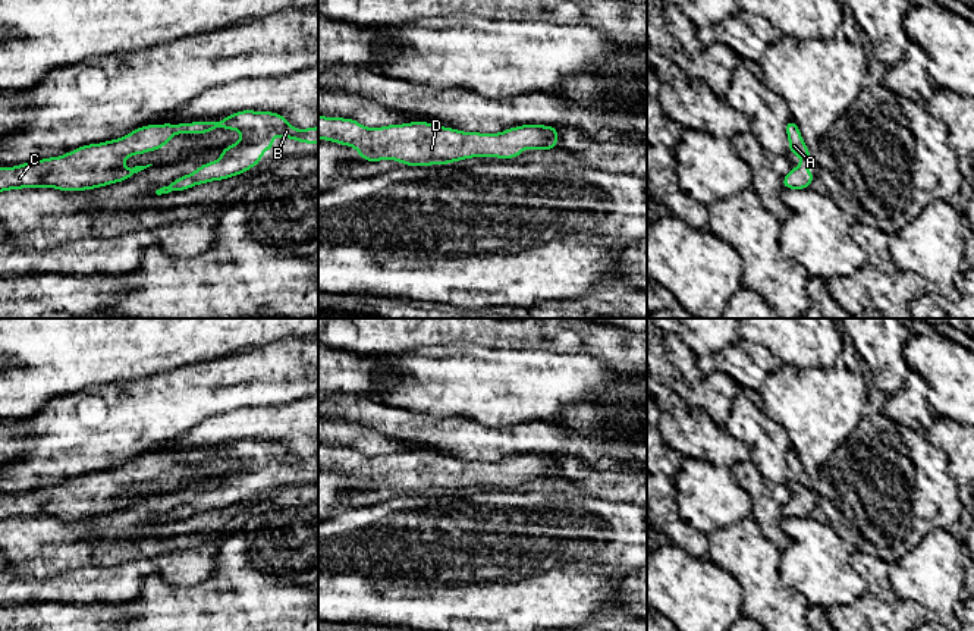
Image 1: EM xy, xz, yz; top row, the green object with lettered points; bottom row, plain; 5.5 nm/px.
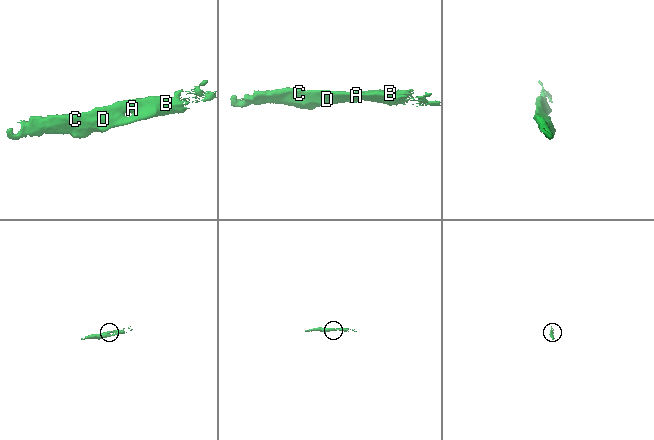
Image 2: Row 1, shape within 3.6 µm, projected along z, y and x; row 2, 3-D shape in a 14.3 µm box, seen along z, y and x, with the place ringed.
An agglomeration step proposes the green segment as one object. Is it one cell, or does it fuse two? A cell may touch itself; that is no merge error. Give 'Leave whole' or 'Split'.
Leave whole

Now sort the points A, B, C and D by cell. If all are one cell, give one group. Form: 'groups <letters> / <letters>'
groups A B C D

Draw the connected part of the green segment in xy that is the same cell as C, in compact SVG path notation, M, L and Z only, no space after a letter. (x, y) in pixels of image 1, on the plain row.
M242 439L219 451L141 455L123 467L82 474L60 486L0 496L0 521L41 515L72 521L122 511L153 495L123 497L122 493L128 486L155 480L176 462L208 462L216 456L236 458L241 461L241 468L223 477L219 489L205 492L192 502L177 506L169 515L157 518L157 524L185 519L199 512L248 500L261 492L264 480L274 475L276 471L268 467L270 464L318 473L318 455L296 458L279 442Z

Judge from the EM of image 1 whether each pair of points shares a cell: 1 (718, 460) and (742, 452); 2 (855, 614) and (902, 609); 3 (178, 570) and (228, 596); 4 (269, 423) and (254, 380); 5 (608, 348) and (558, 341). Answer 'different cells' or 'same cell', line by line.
1: same cell
2: same cell
3: different cells
4: different cells
5: same cell

